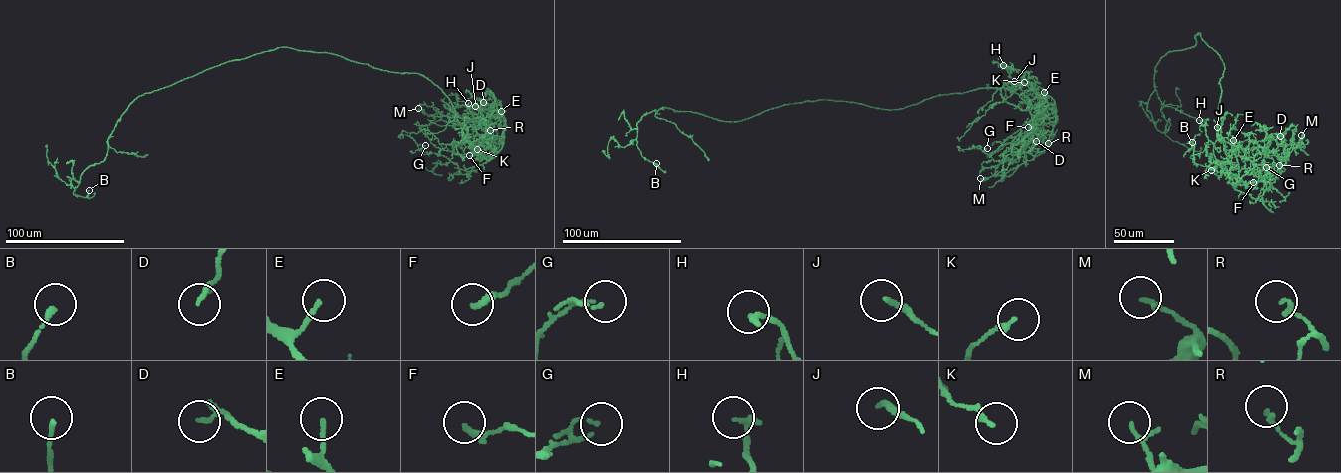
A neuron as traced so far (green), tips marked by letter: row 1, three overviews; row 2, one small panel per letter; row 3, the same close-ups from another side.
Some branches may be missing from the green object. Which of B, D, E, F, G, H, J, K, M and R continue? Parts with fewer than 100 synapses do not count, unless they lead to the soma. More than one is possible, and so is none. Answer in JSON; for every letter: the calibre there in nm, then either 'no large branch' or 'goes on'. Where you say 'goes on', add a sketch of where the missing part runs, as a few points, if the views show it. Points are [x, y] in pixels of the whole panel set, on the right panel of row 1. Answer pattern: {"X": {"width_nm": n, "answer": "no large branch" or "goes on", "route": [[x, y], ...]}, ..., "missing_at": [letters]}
{"B": {"width_nm": 160, "answer": "no large branch"}, "D": {"width_nm": 90, "answer": "no large branch"}, "E": {"width_nm": 150, "answer": "no large branch"}, "F": {"width_nm": 220, "answer": "no large branch"}, "G": {"width_nm": 100, "answer": "no large branch"}, "H": {"width_nm": 220, "answer": "no large branch"}, "J": {"width_nm": 200, "answer": "no large branch"}, "K": {"width_nm": 160, "answer": "no large branch"}, "M": {"width_nm": 100, "answer": "no large branch"}, "R": {"width_nm": 150, "answer": "no large branch"}, "missing_at": []}

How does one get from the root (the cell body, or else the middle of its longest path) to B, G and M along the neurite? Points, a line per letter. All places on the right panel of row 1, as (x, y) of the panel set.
B: (1210, 47), (1198, 33), (1194, 46), (1162, 57), (1146, 108), (1159, 131), (1191, 149), (1192, 142)
G: (1210, 47), (1225, 68), (1218, 137), (1236, 158), (1234, 188), (1257, 199), (1270, 176), (1266, 167)
M: (1210, 47), (1225, 68), (1213, 150), (1224, 169), (1253, 189), (1293, 148), (1305, 147), (1301, 135)

